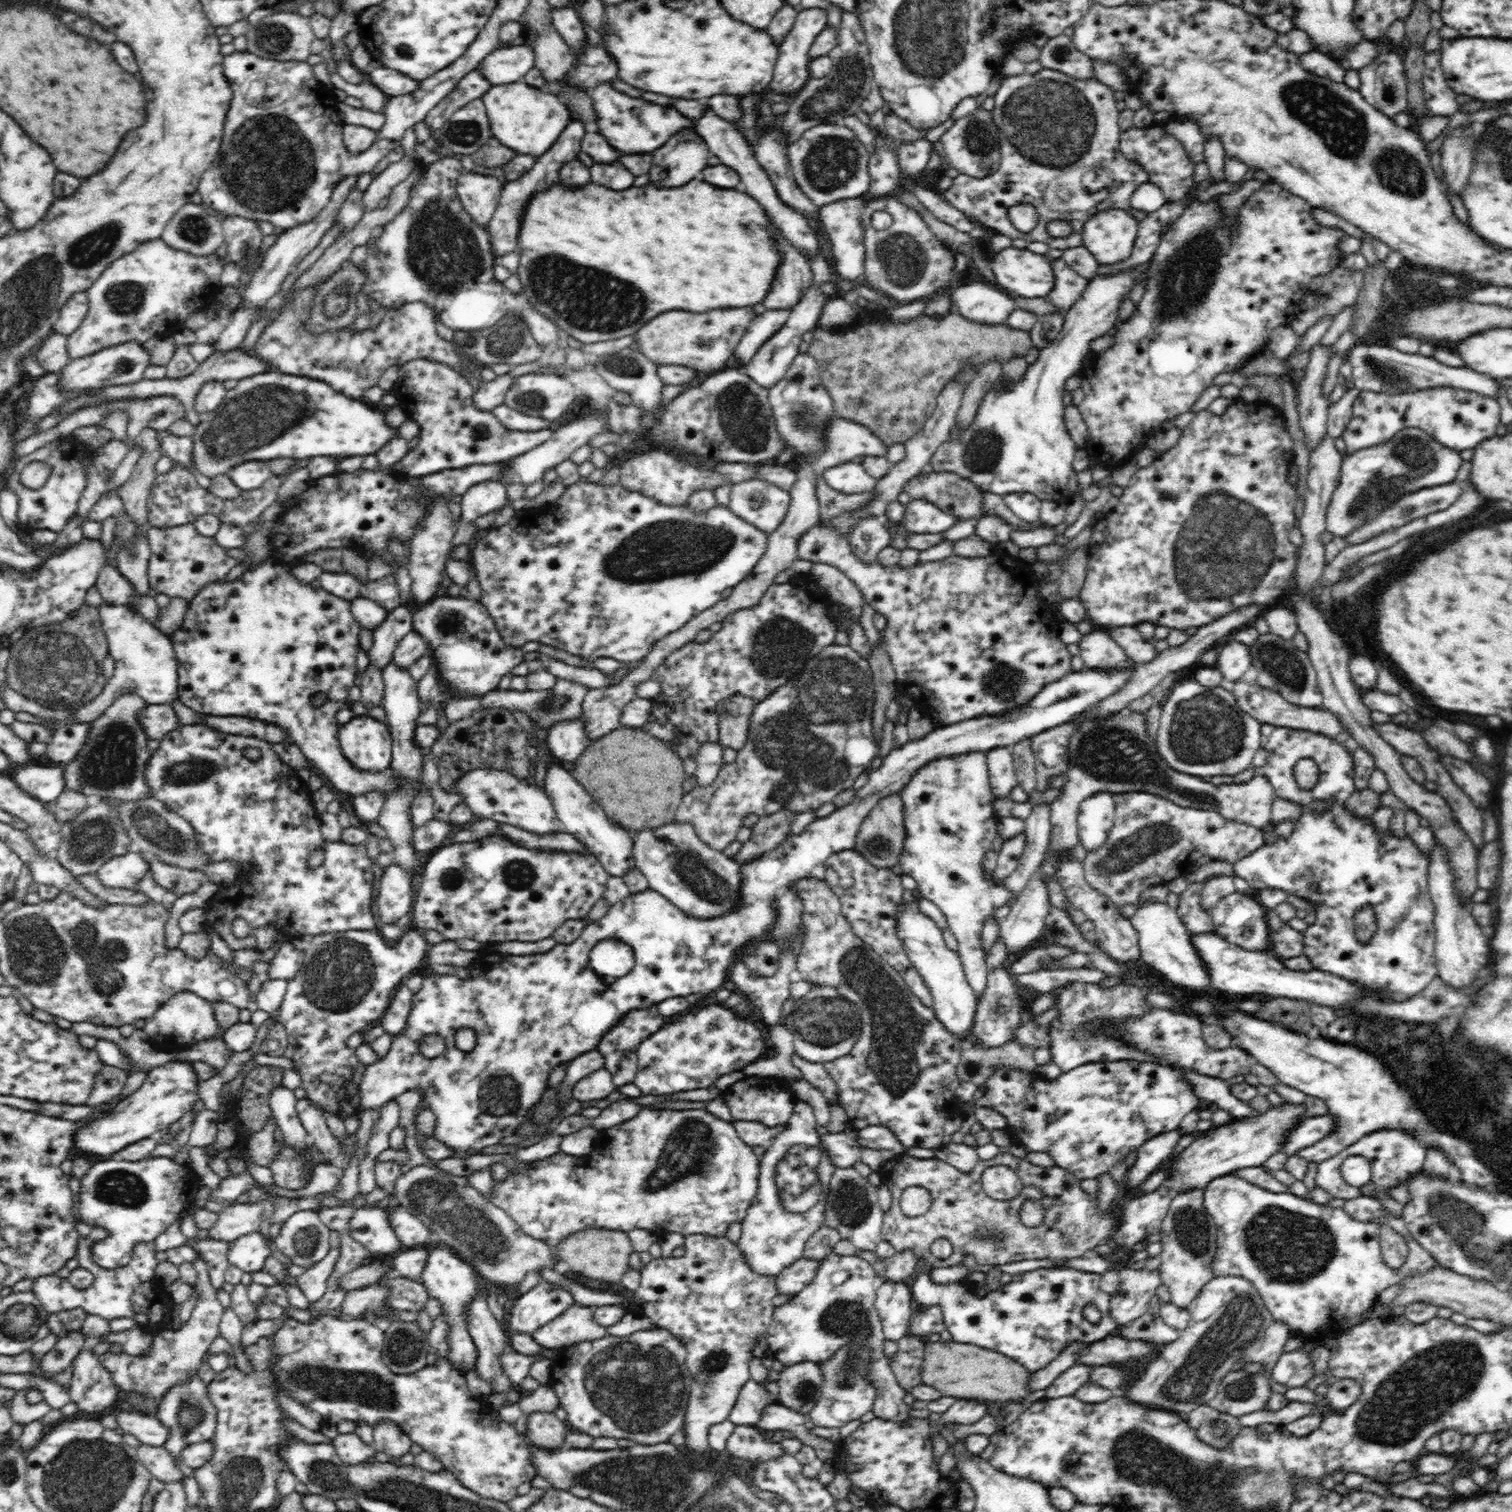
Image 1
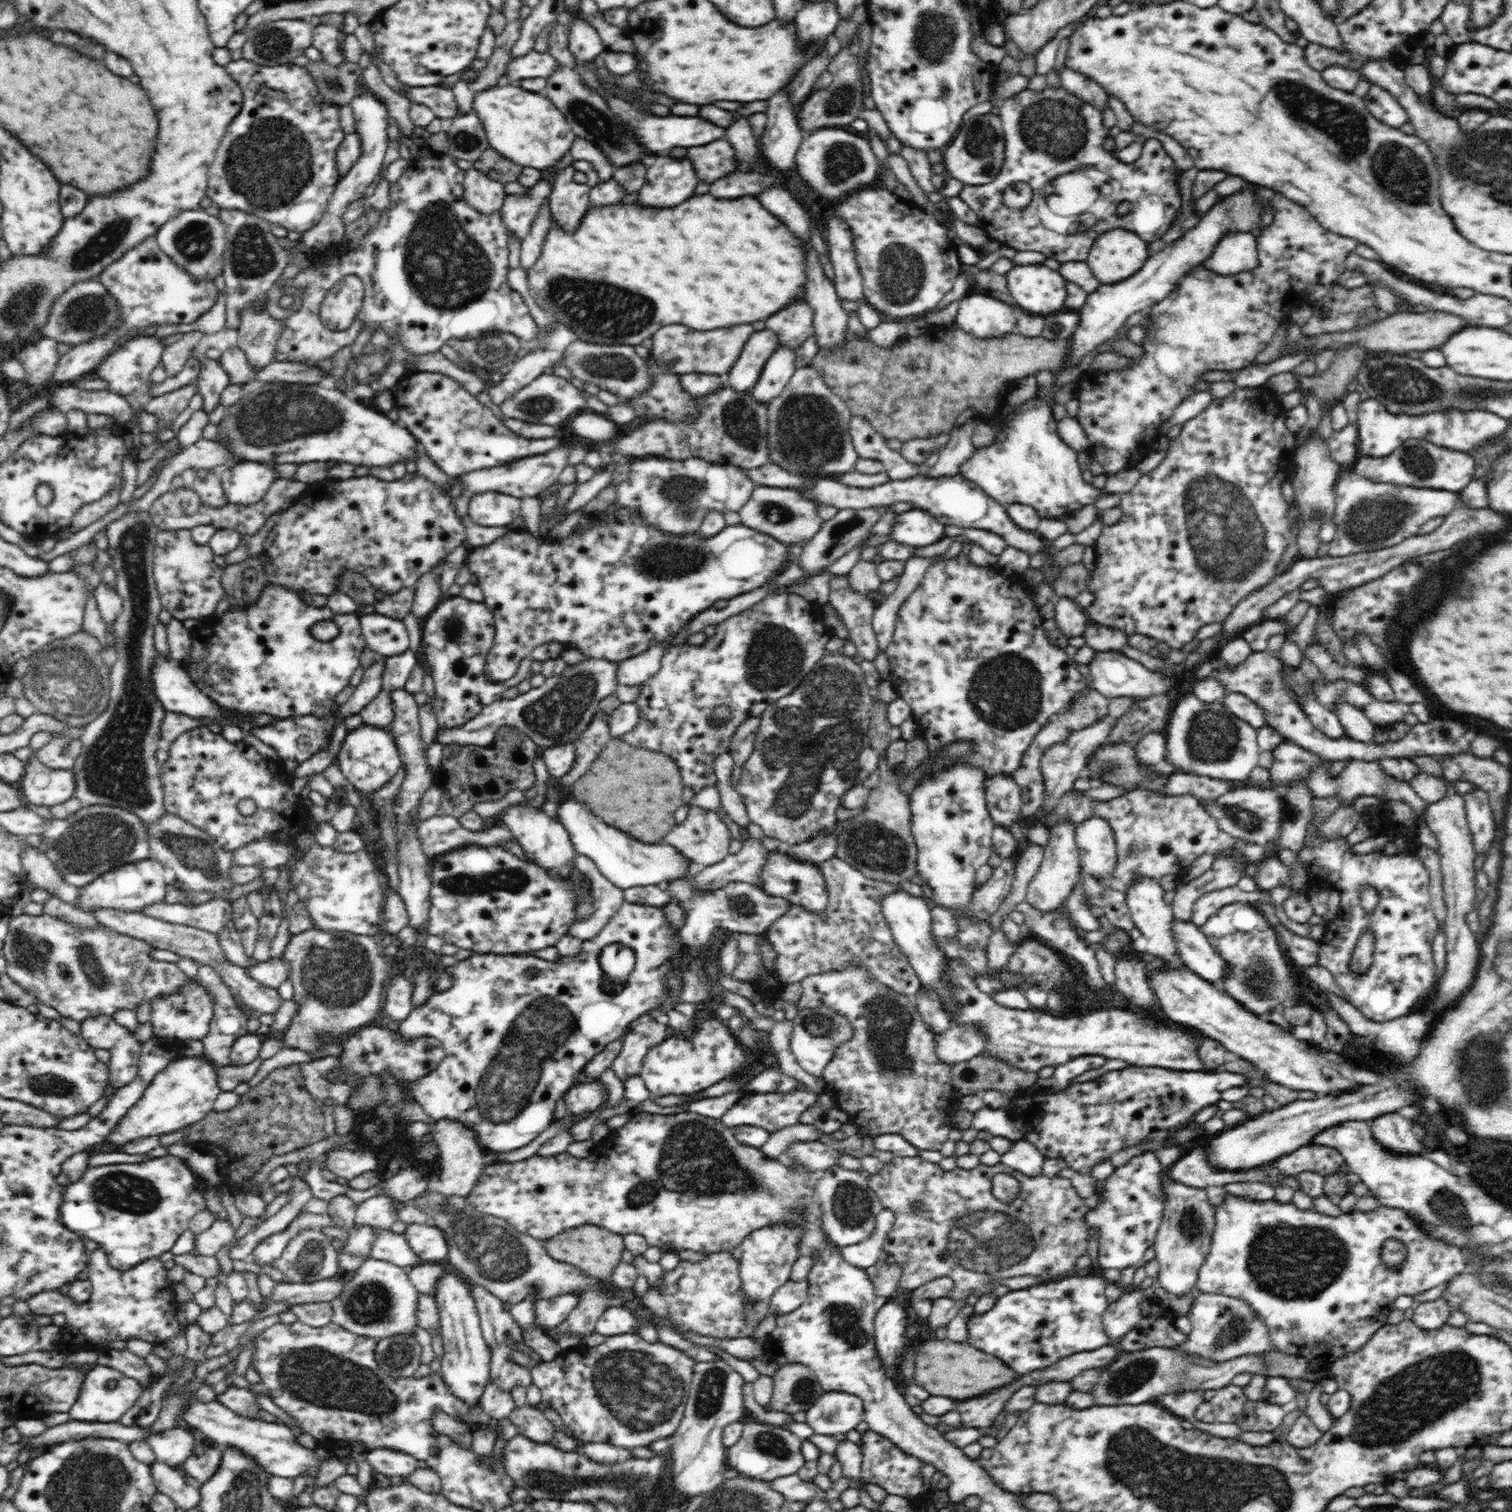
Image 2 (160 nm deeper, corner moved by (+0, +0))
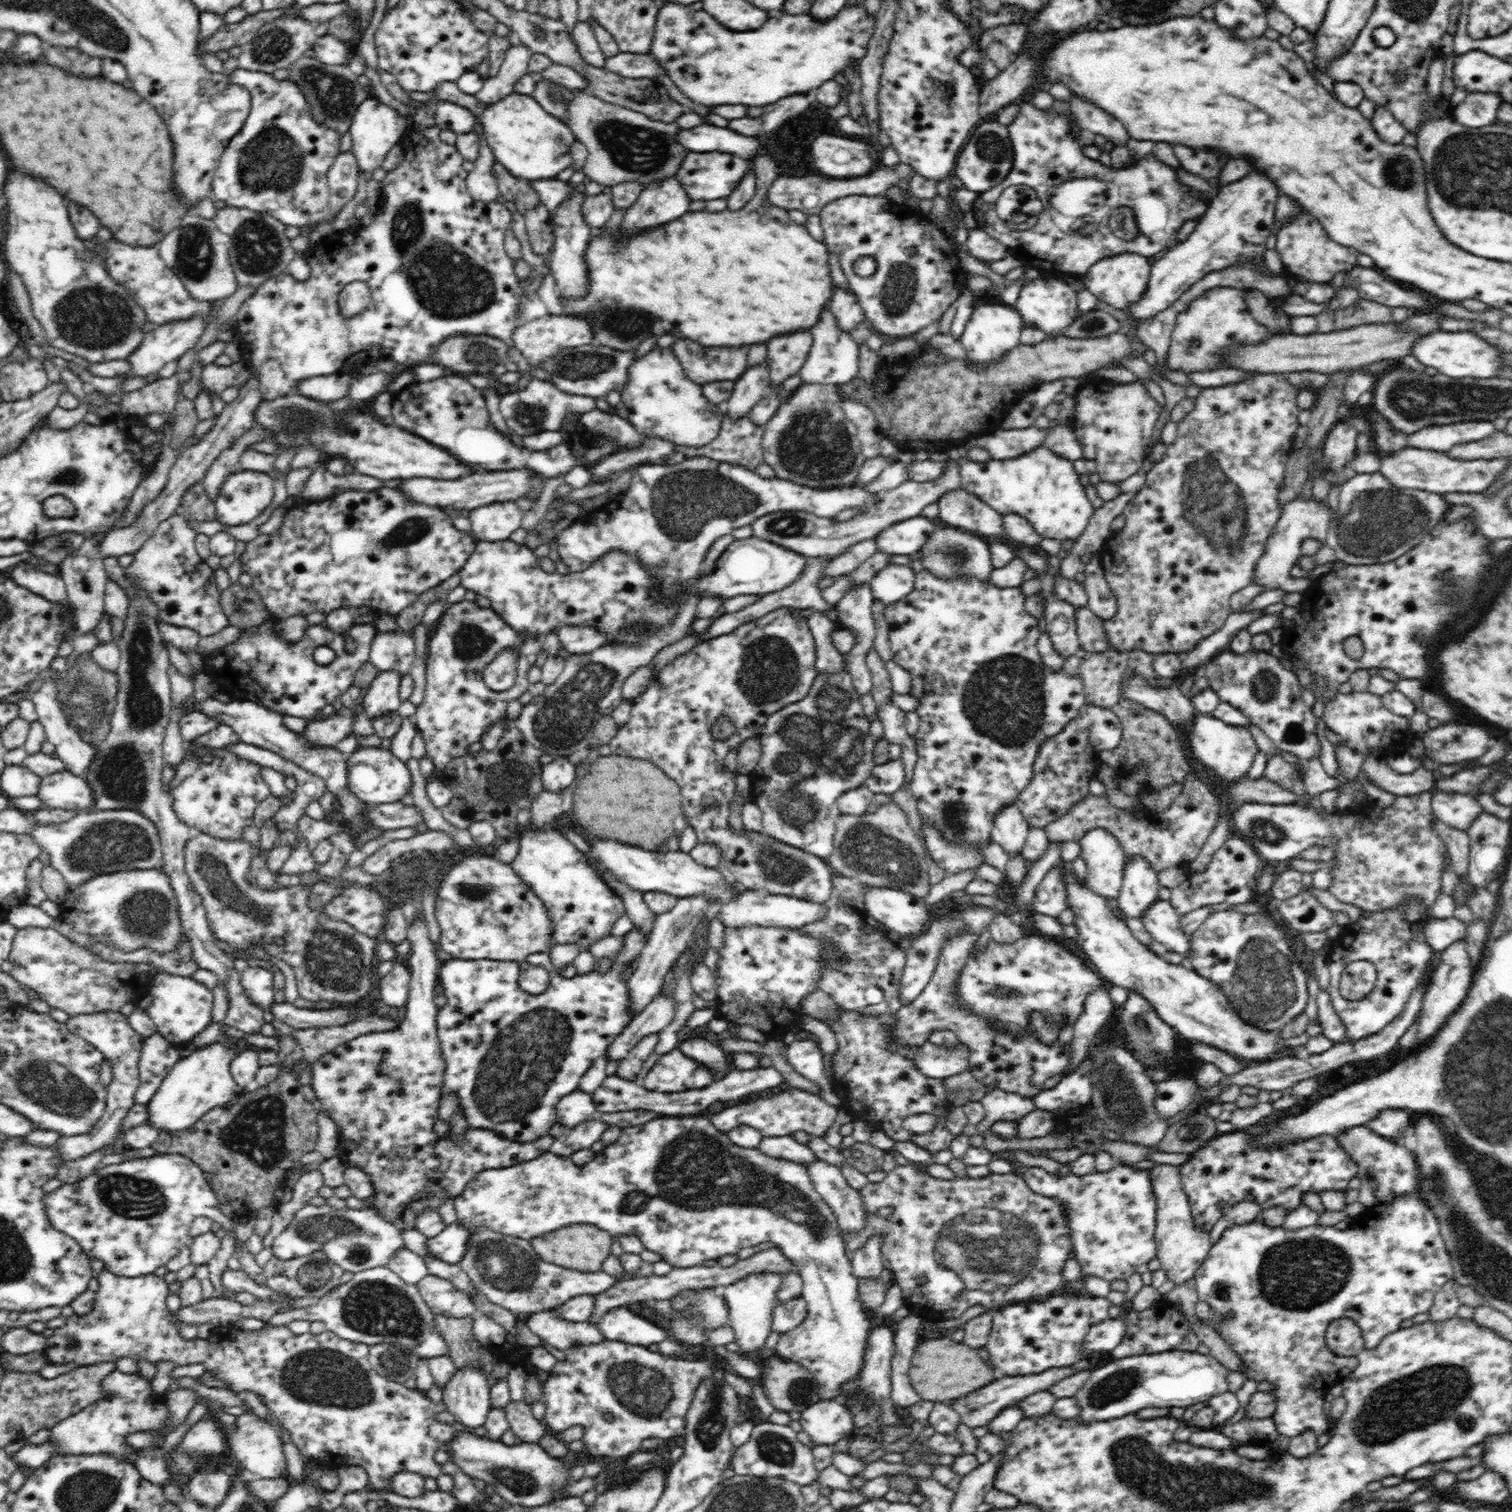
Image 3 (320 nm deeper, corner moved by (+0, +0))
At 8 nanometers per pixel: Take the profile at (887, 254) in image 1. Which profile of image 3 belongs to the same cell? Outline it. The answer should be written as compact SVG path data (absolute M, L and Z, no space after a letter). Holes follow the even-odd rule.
M852 195L829 202L818 215L824 230L823 243L829 252L838 256L849 288L855 293L871 329L877 330L886 341L912 336L928 324L940 321L950 304L966 287L965 271L960 265L958 249L952 240L935 227L927 216L908 206L896 204L884 195ZM862 257L876 259L876 272L868 278L862 278L853 272L853 264Z

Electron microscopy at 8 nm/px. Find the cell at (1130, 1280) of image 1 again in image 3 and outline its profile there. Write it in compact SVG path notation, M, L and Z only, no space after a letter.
M1125 1318L1107 1319L1101 1324L1092 1326L1089 1334L1082 1342L1083 1354L1092 1352L1111 1352L1122 1342L1126 1334Z

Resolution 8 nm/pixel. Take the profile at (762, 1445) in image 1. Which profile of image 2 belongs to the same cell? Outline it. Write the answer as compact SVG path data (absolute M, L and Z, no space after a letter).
M756 1421L746 1423L740 1441L726 1450L726 1466L736 1470L740 1475L763 1481L797 1474L805 1462L801 1452L803 1442L796 1434L782 1427Z

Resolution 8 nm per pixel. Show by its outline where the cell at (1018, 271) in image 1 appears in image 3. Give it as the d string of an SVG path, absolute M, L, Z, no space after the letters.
M1043 276L1021 286L1015 309L1022 316L1026 326L1037 328L1052 339L1065 336L1064 328L1068 328L1080 314L1076 291L1060 276Z

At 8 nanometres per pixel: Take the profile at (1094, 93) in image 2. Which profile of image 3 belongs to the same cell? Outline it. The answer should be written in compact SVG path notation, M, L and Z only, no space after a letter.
M1076 96L1070 102L1072 108L1072 116L1076 120L1076 124L1084 130L1086 134L1100 134L1108 141L1112 141L1116 147L1124 147L1129 141L1128 131L1112 116L1108 116L1108 112L1078 100Z

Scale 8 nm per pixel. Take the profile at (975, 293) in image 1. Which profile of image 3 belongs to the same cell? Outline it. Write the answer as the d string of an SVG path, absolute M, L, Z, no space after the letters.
M983 303L974 306L973 313L965 326L963 335L958 341L964 347L967 358L972 363L982 364L982 367L986 367L987 364L998 363L1008 352L1011 352L1011 349L1020 344L1020 334L1025 326L1022 316L1015 308L1006 304Z

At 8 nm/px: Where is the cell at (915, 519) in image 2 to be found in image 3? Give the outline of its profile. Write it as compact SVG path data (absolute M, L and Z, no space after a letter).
M922 515L896 522L877 534L877 552L885 552L891 556L914 554L921 550L921 546L936 527L934 519Z

